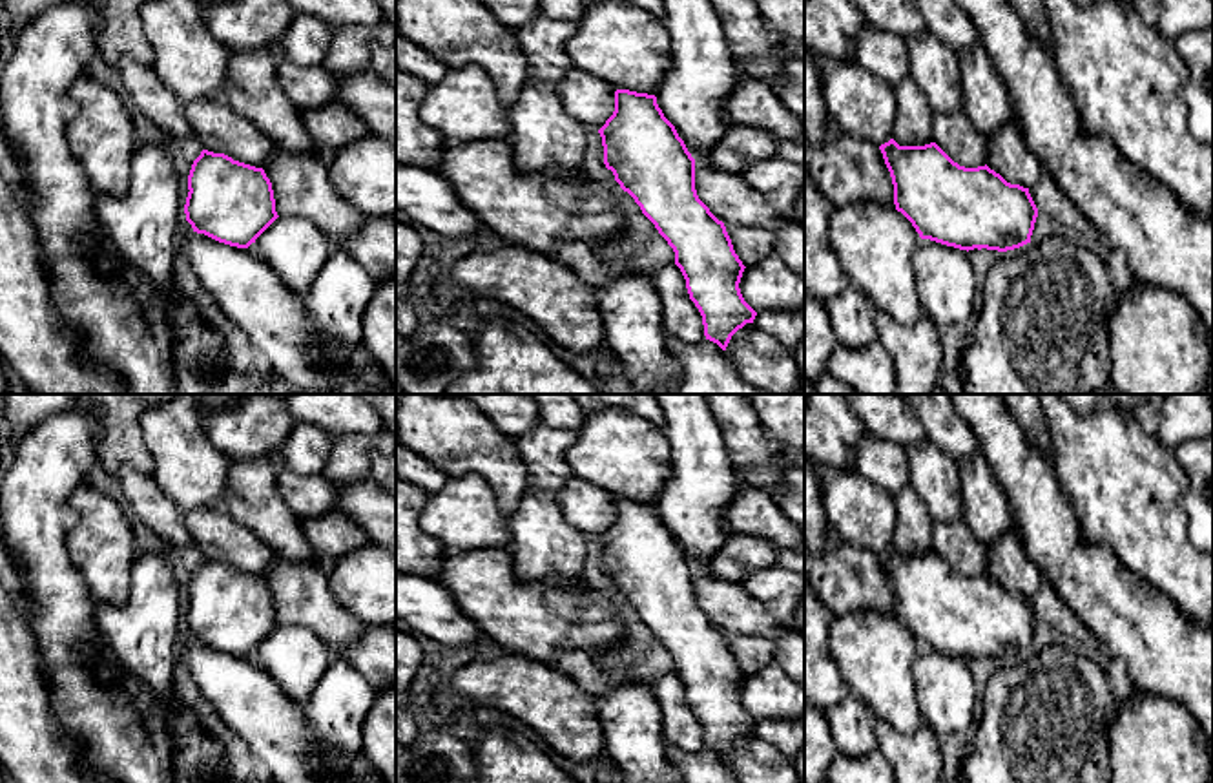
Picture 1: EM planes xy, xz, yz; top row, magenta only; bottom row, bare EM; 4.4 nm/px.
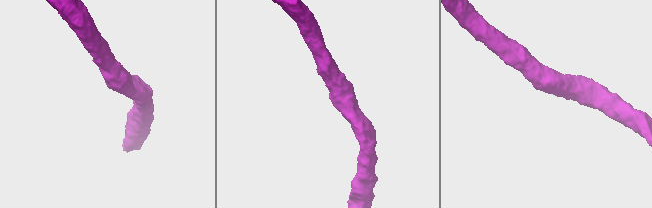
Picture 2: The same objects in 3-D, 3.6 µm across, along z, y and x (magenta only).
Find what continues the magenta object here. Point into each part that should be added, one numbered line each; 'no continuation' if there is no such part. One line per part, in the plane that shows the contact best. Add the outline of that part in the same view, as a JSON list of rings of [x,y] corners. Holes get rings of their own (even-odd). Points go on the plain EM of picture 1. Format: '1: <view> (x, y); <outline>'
no continuation

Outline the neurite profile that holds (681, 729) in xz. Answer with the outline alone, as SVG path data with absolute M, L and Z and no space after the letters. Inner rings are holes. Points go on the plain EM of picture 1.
M675 672L657 677L653 694L662 710L662 737L666 745L684 752L704 750L702 725L689 708L680 677Z

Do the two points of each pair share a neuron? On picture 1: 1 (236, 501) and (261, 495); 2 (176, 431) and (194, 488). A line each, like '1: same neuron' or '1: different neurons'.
1: same neuron
2: same neuron

